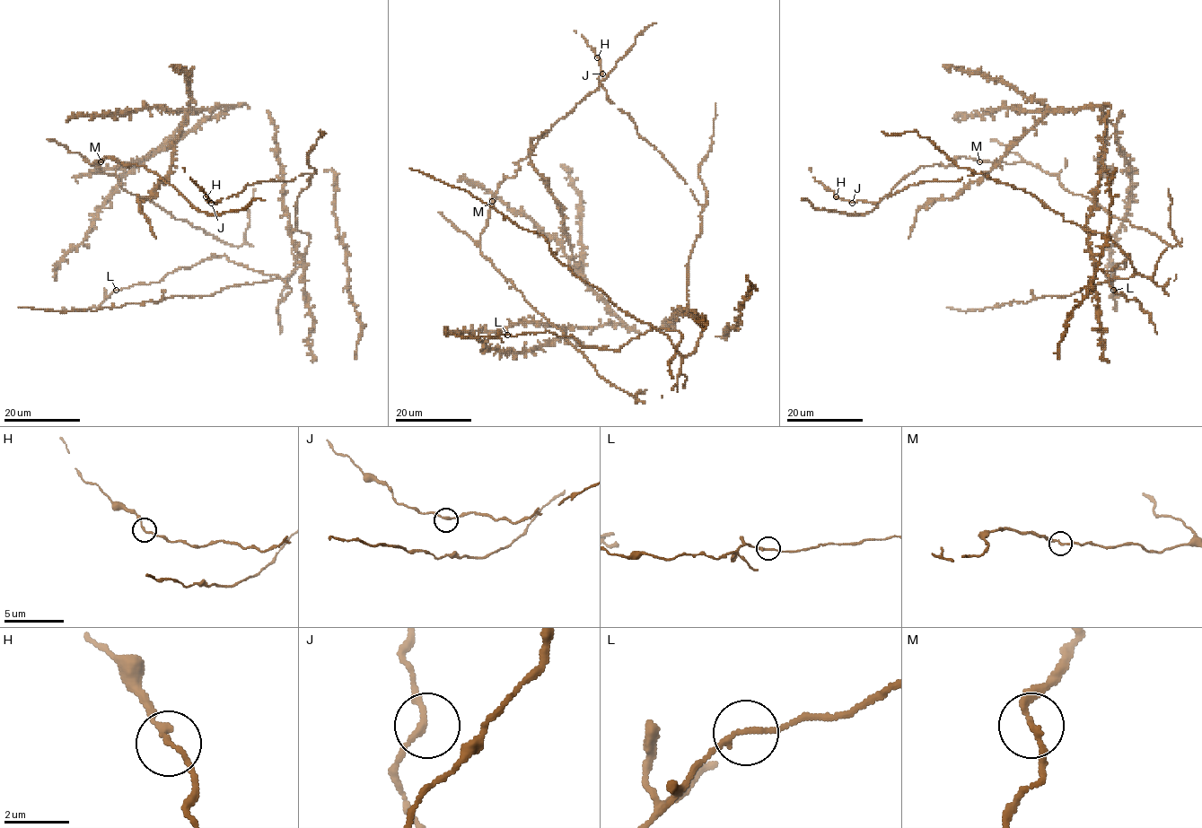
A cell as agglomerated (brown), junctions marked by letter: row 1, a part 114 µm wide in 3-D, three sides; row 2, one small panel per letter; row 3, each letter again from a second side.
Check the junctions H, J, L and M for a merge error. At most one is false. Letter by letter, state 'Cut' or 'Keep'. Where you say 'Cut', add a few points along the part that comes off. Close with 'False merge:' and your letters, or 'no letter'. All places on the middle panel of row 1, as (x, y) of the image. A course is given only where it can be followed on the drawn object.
H: Keep
J: Keep
L: Keep
M: Keep
False merge: no letter

